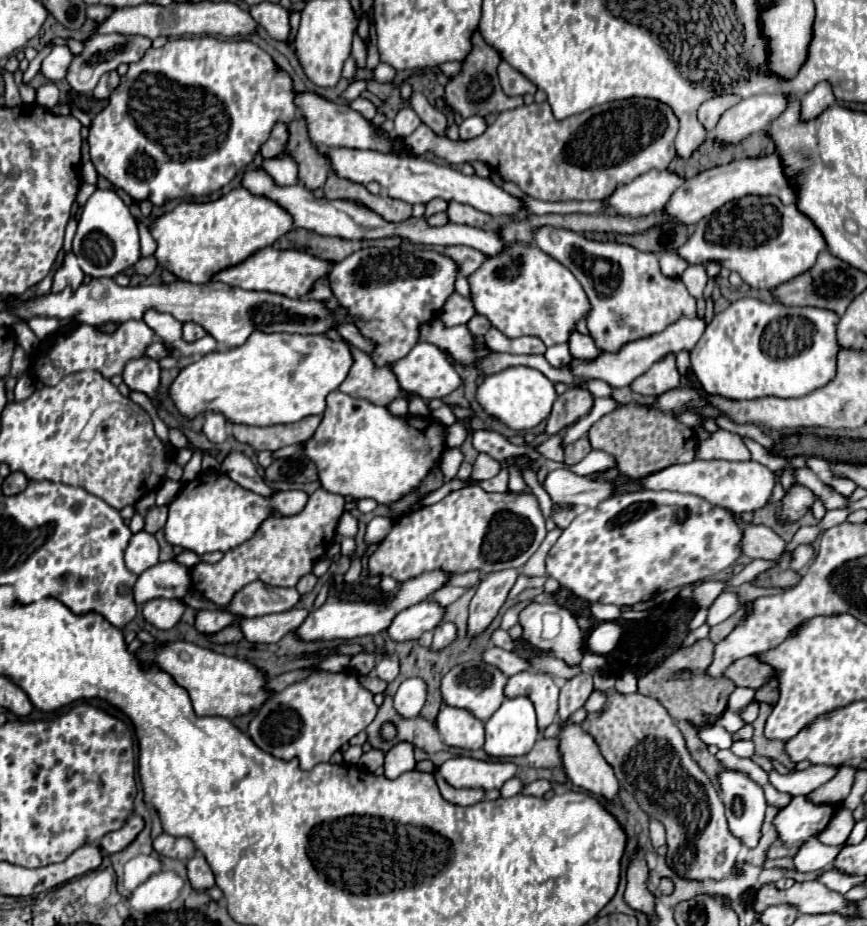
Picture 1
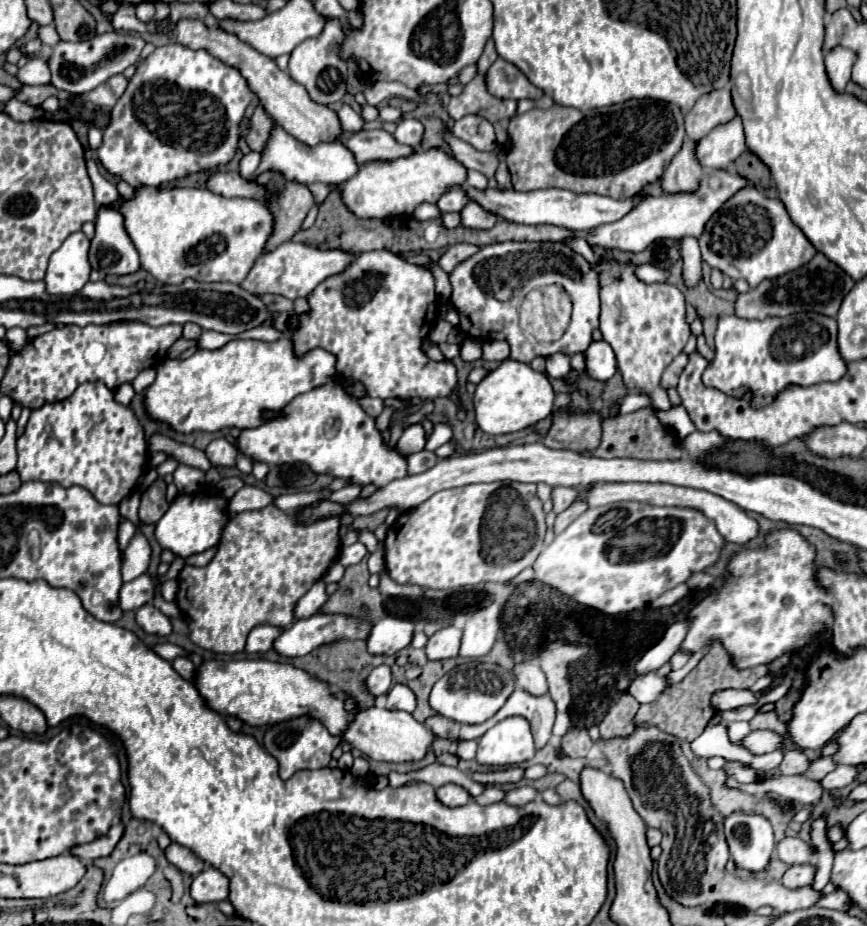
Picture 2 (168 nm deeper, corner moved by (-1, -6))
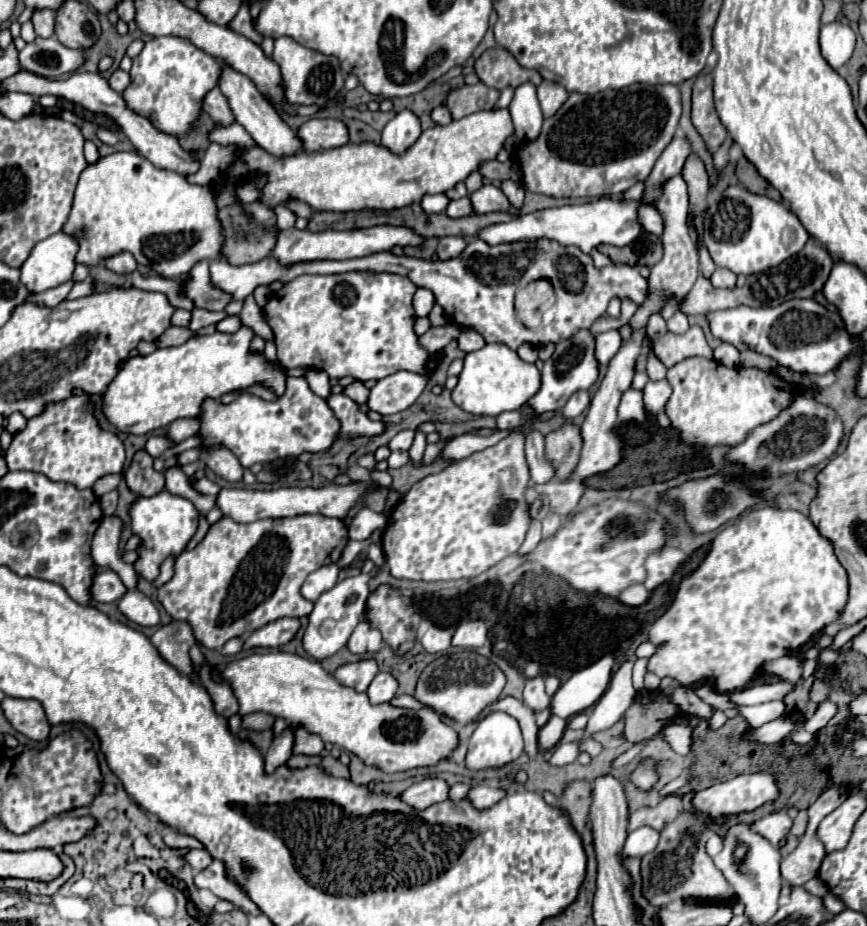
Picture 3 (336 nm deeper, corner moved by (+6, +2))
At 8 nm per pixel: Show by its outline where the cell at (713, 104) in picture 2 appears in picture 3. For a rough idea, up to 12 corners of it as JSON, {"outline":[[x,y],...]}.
{"outline":[[713,79],[693,85],[693,125],[715,153],[727,129],[713,105]]}

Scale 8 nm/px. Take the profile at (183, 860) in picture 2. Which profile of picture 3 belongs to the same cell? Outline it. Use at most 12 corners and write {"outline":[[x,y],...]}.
{"outline":[[191,849],[185,859],[195,871],[213,861],[205,849]]}

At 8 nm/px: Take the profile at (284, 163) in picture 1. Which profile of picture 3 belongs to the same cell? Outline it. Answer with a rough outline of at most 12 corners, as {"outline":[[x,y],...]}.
{"outline":[[209,143],[201,167],[187,175],[195,185],[213,183],[229,167],[235,147]]}

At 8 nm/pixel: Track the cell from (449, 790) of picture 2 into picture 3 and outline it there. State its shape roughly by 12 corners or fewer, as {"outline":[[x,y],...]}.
{"outline":[[423,779],[401,793],[413,809],[447,799],[443,779]]}

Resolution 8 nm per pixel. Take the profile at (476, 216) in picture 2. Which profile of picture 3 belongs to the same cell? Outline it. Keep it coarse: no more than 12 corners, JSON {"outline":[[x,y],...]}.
{"outline":[[497,185],[471,193],[475,213],[509,211],[509,201]]}

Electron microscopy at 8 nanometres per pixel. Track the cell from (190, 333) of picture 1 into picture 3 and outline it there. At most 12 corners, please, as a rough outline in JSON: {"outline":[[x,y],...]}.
{"outline":[[177,309],[171,325],[189,327],[191,311]]}

